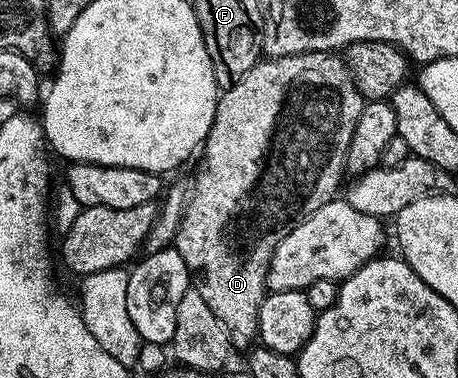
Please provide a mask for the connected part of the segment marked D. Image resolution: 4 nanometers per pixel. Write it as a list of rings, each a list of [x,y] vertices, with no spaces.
[[[326,50],[282,56],[281,58],[265,57],[257,62],[254,68],[250,68],[250,72],[246,72],[246,76],[242,76],[242,80],[238,80],[238,84],[234,84],[229,90],[225,90],[219,95],[214,124],[202,147],[204,159],[200,162],[200,171],[196,174],[196,183],[193,184],[192,190],[190,186],[184,215],[176,233],[174,249],[180,253],[182,260],[186,260],[191,285],[198,292],[198,296],[202,296],[202,300],[206,300],[210,312],[214,312],[214,316],[218,316],[218,320],[222,320],[228,333],[229,343],[235,349],[237,346],[238,349],[247,351],[257,341],[258,312],[262,308],[265,294],[269,293],[268,265],[274,256],[276,245],[299,222],[306,220],[314,212],[318,212],[318,208],[322,208],[322,204],[331,202],[337,197],[336,189],[340,186],[340,177],[345,177],[346,174],[344,161],[346,160],[346,152],[350,148],[350,136],[354,136],[354,124],[358,124],[358,116],[362,112],[365,101],[354,84],[352,73],[348,70],[348,63],[344,61],[343,57]]]

